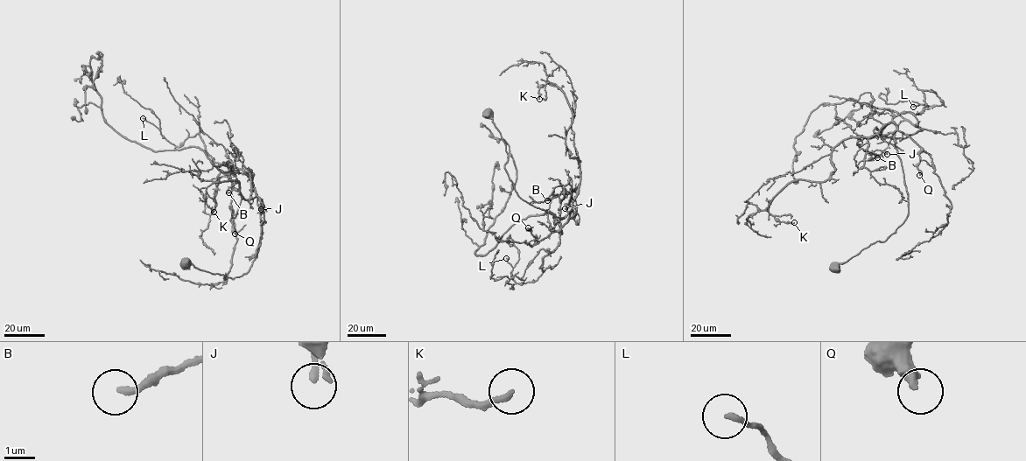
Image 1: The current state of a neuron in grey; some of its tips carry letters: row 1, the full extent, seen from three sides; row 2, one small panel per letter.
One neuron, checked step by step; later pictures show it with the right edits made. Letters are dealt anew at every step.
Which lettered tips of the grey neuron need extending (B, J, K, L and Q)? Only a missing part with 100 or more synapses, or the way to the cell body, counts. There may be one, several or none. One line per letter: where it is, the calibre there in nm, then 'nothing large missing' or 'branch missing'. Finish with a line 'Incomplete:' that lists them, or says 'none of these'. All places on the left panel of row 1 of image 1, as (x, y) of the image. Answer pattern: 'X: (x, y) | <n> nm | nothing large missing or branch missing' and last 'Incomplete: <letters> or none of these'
B: (228, 192) | 200 nm | nothing large missing
J: (261, 209) | 190 nm | nothing large missing
K: (214, 212) | 180 nm | nothing large missing
L: (143, 118) | 170 nm | nothing large missing
Q: (235, 233) | 340 nm | branch missing
Incomplete: Q

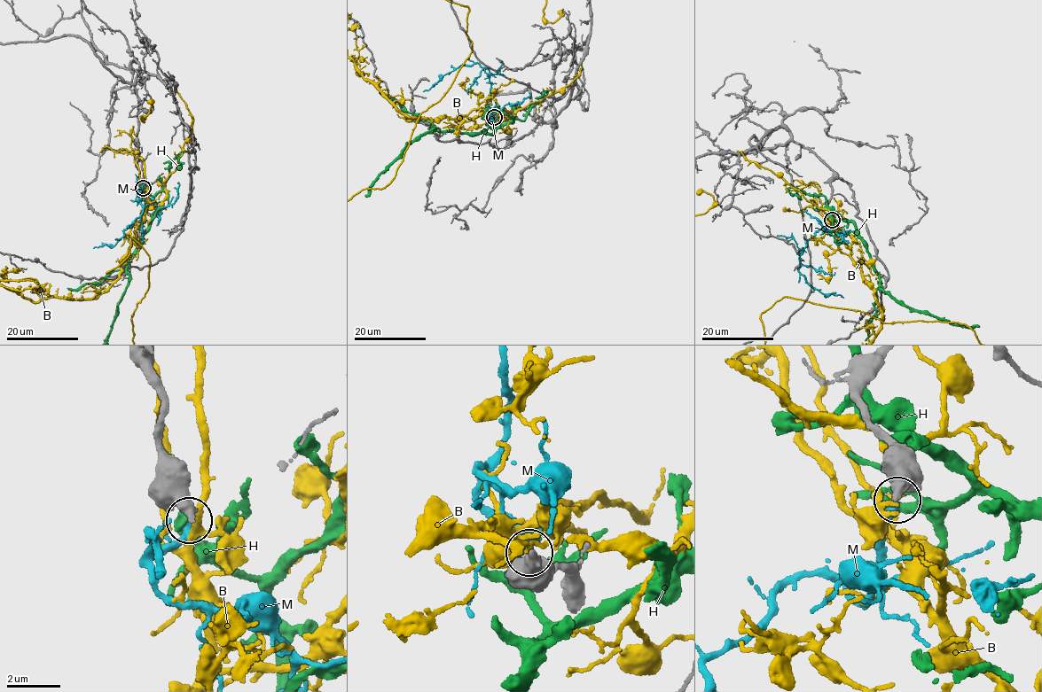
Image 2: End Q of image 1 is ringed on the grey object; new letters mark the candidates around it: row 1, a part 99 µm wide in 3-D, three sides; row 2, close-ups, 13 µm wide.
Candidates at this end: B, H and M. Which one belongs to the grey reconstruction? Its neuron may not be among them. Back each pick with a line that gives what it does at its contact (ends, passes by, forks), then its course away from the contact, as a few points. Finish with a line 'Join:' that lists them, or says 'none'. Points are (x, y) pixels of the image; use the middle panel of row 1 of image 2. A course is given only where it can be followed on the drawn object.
M: it ends | via (494, 117), (487, 110), (492, 83), (489, 71), (477, 63), (458, 66), (441, 75), (428, 90), (423, 91)
Join: M

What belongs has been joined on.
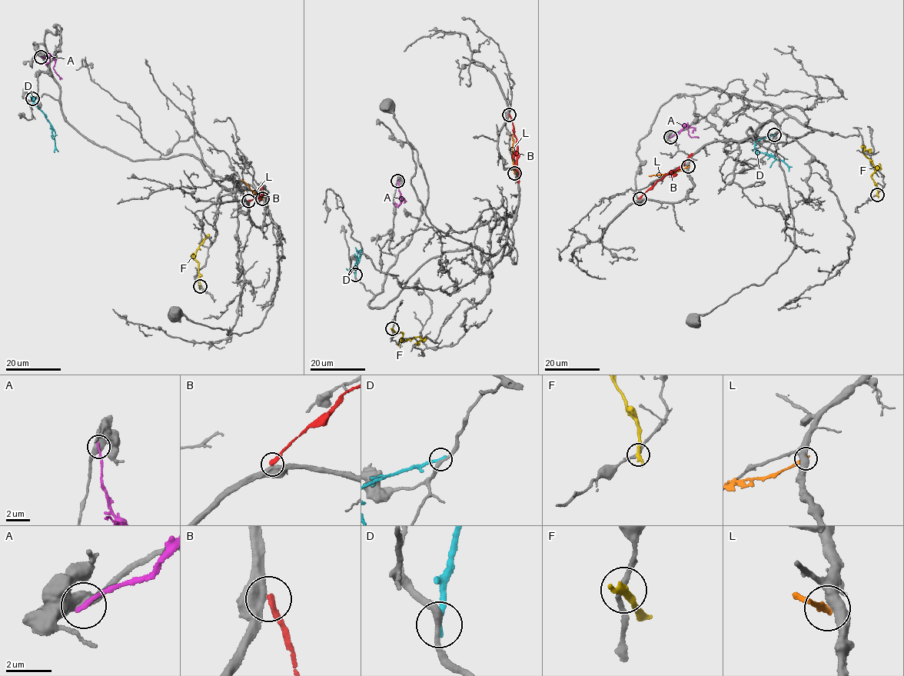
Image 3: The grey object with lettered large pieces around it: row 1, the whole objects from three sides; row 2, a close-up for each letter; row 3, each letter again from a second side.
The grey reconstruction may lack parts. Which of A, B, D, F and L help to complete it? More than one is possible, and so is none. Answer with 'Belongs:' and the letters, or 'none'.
Belongs: none

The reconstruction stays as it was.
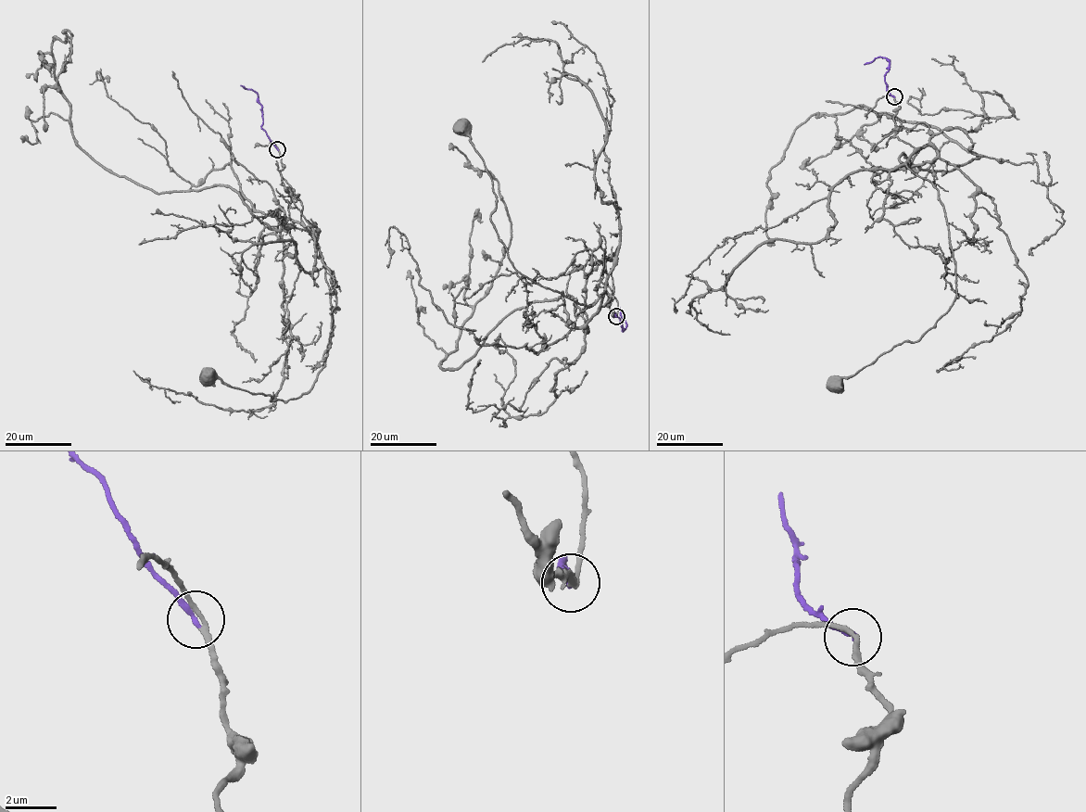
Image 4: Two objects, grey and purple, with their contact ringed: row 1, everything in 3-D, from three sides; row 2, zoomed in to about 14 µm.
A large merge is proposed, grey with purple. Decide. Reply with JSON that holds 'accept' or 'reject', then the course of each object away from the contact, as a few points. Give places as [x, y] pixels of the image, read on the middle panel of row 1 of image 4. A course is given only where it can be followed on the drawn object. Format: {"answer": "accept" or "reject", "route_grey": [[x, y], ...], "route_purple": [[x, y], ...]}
{"answer": "accept", "route_grey": [[616, 316], [611, 298], [599, 306], [603, 292], [588, 307], [513, 267], [491, 221], [490, 178], [461, 127]], "route_purple": [[615, 316], [614, 313], [614, 317], [621, 319], [624, 330], [626, 323], [619, 308]]}

